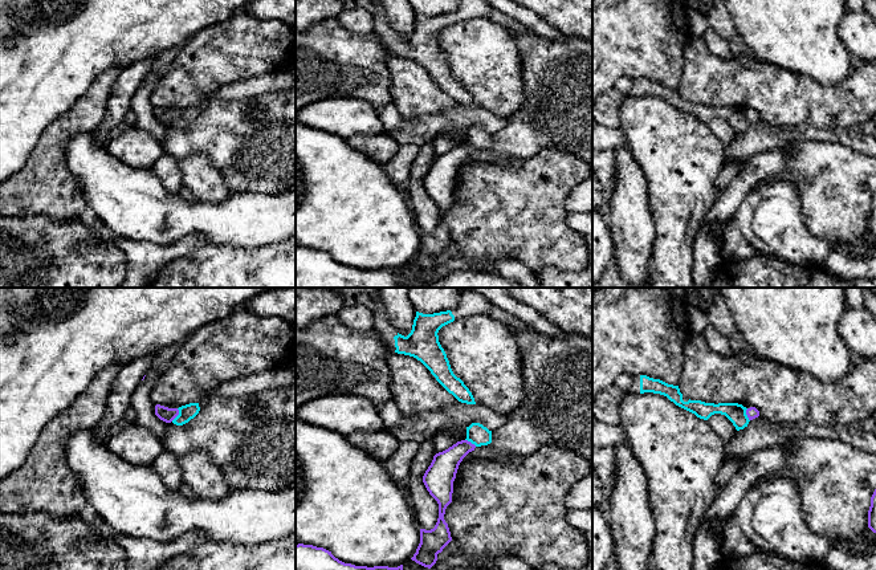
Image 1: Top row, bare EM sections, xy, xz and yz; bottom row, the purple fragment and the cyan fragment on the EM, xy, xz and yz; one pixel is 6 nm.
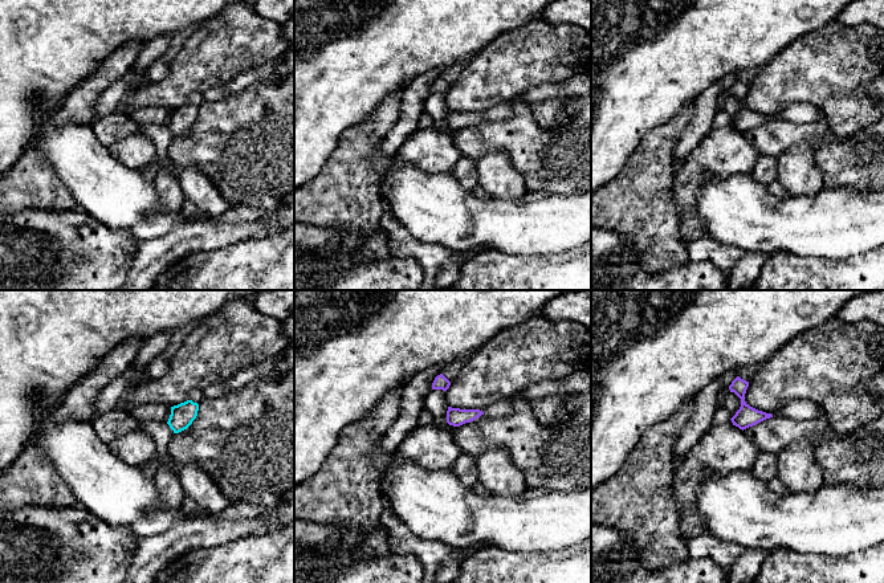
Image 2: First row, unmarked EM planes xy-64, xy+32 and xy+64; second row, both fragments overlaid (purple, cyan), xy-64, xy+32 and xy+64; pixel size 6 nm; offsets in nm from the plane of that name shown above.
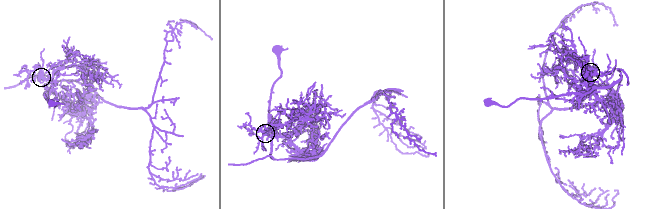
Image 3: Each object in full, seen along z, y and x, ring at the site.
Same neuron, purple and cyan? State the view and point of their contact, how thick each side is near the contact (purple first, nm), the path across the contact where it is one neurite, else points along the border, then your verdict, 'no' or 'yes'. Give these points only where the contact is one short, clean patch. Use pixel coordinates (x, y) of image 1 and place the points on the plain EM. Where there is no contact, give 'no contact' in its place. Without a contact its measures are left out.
meets purple in xy at (176, 118); 90 nm thick on the purple side, 100 nm on the other; border along xy (178, 112), (178, 117), (171, 123); no

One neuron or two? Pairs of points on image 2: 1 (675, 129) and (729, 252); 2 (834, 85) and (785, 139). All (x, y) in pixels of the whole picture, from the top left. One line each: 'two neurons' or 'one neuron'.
1: two neurons
2: two neurons

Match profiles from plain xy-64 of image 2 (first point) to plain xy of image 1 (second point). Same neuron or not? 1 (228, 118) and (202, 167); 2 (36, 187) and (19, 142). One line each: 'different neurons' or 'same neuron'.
1: different neurons
2: different neurons

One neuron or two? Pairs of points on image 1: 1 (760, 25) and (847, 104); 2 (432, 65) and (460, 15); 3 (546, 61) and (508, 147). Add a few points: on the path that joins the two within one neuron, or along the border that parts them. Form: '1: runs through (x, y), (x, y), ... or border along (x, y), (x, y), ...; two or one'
1: border along (852, 66), (834, 85), (821, 85), (798, 73); two
2: runs through (431, 51), (431, 33), (445, 20); one
3: runs through (546, 82), (546, 109), (529, 126); one

